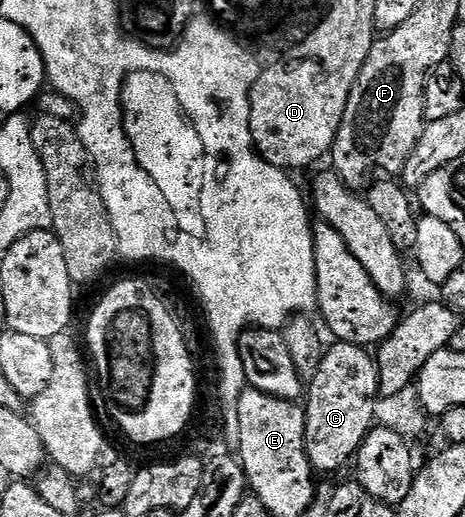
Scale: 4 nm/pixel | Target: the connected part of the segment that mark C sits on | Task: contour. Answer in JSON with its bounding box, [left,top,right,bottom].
[304,341,378,474]

